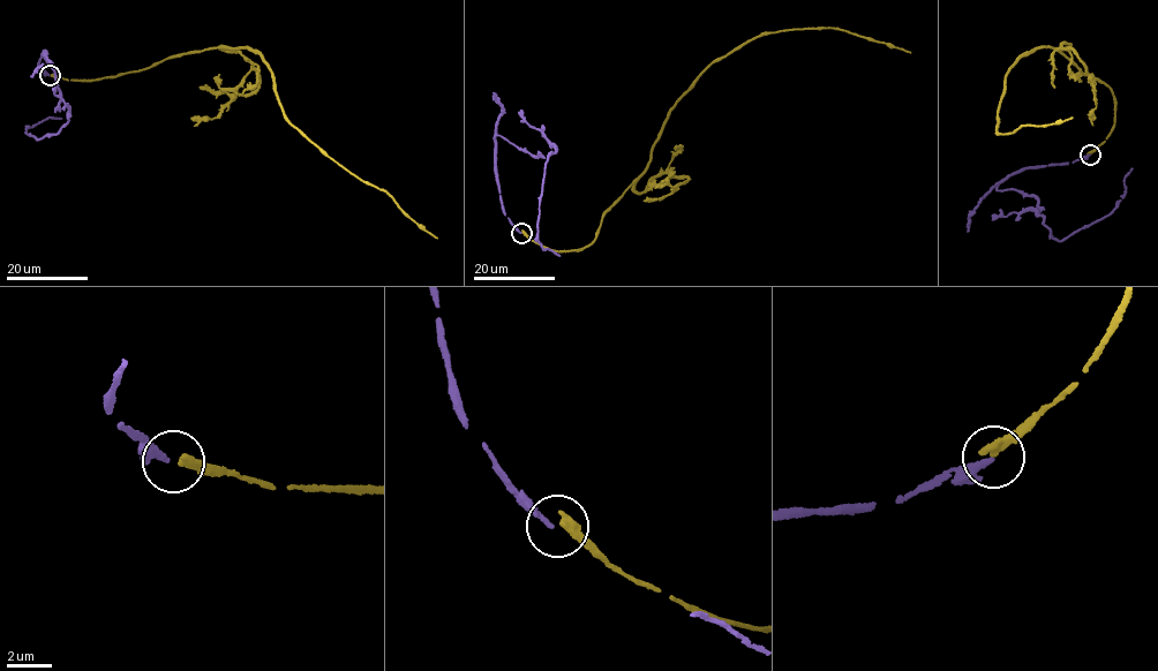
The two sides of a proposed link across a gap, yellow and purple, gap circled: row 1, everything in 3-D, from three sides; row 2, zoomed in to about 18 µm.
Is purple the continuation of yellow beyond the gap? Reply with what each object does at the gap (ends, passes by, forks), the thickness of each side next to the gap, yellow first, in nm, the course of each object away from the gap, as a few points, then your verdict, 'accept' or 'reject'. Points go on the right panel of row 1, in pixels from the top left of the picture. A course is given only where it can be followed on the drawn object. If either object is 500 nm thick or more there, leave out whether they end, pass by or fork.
yellow ends there; purple ends there; 440 nm thick on the yellow side, 240 nm on the other; yellow runs (1090, 155), (1114, 123), (1111, 91), (1055, 48), (1037, 46), (1019, 59), (1007, 74), (997, 132), (1073, 117); purple runs (1089, 155), (1021, 168), (997, 186), (1036, 198), (1037, 212), (1061, 241), (1107, 216), (1122, 198), (1132, 167); reject

